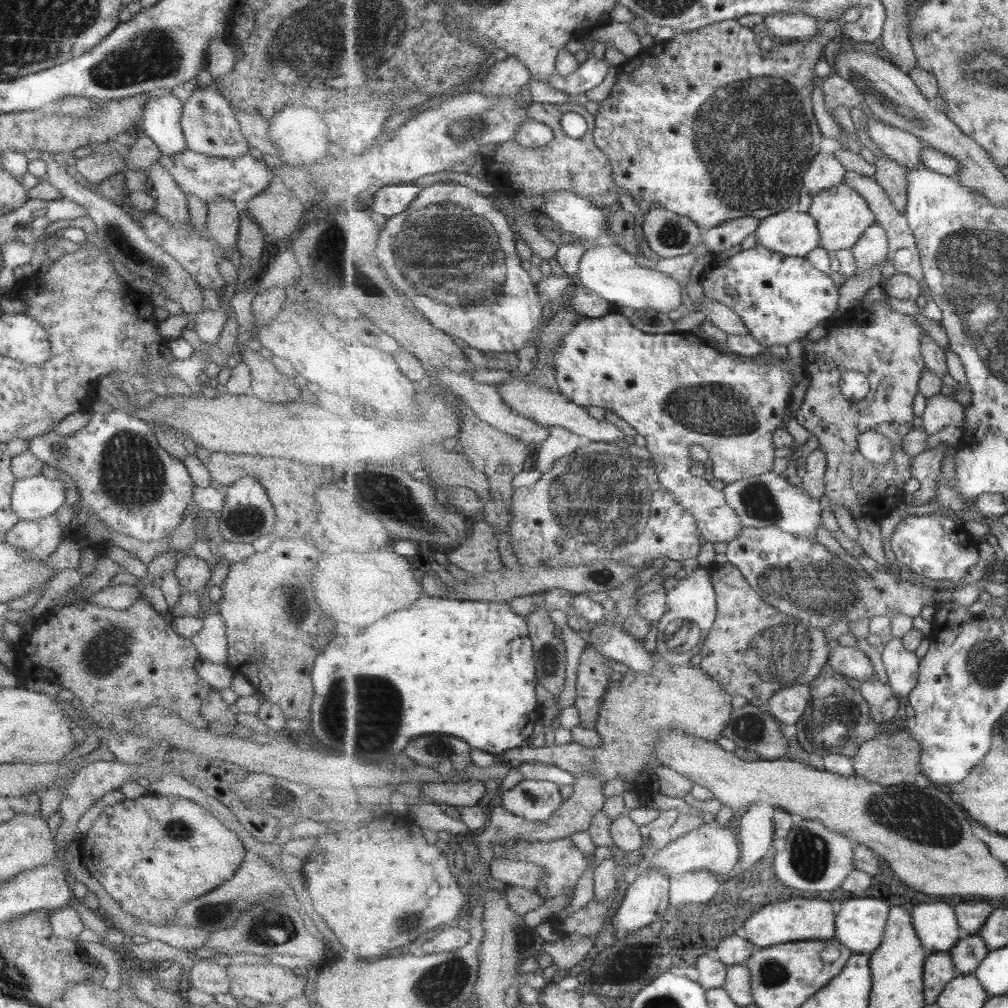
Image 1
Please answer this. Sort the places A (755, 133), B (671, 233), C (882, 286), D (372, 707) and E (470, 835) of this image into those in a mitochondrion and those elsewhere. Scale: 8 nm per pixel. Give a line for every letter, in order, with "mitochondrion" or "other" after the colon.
A: mitochondrion
B: mitochondrion
C: other
D: mitochondrion
E: other

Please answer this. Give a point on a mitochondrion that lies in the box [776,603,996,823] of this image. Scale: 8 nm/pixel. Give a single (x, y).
(836, 720)

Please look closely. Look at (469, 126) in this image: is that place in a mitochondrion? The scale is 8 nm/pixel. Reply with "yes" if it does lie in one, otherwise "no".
yes

